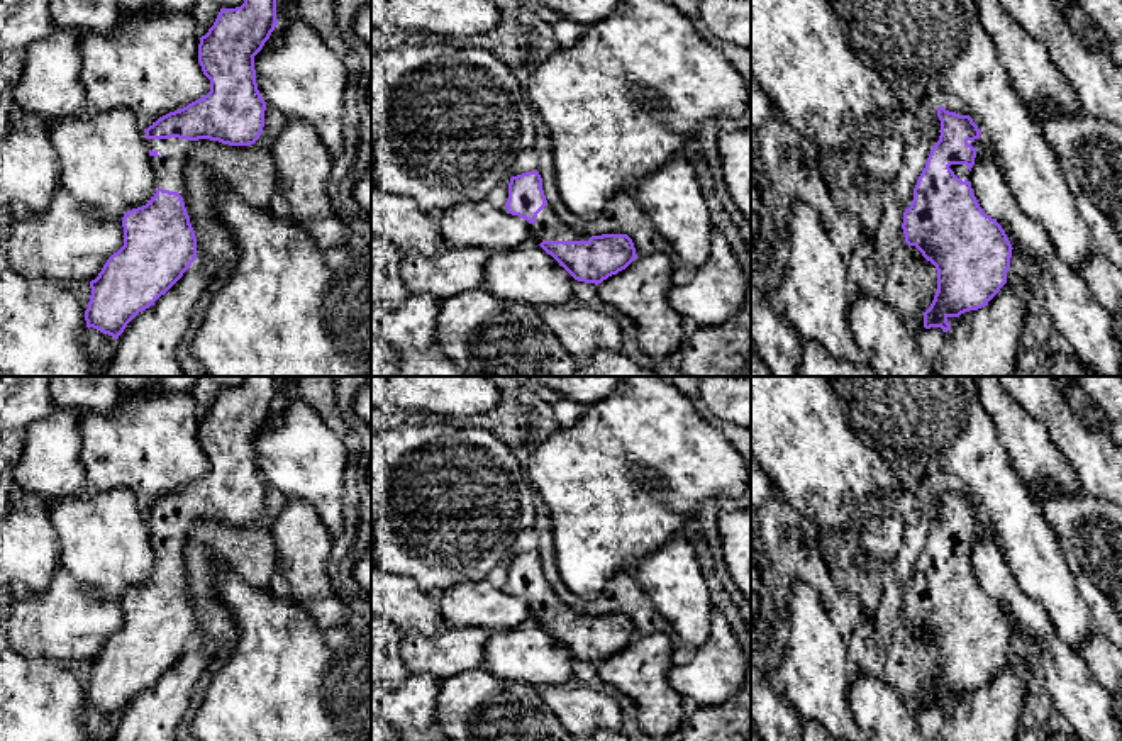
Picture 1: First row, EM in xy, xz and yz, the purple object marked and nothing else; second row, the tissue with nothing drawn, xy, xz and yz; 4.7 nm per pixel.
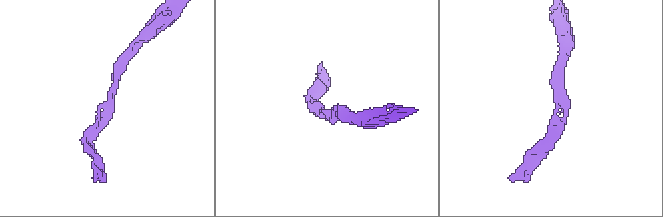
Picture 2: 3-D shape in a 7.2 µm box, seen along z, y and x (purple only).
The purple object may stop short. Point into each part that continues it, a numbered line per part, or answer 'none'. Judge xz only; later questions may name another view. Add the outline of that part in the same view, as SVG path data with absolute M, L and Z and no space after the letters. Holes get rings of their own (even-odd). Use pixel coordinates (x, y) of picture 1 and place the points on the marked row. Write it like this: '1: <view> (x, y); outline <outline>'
1: xz (548, 226); outline M547 203L537 214L536 222L529 224L529 229L532 234L532 242L537 246L542 241L588 241L592 237L568 227Z

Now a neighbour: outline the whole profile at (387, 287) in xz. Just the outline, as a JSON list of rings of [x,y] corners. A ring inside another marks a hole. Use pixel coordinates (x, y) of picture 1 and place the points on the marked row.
[[[371,234],[371,305],[398,309],[410,295],[400,276],[402,254],[390,241]]]

